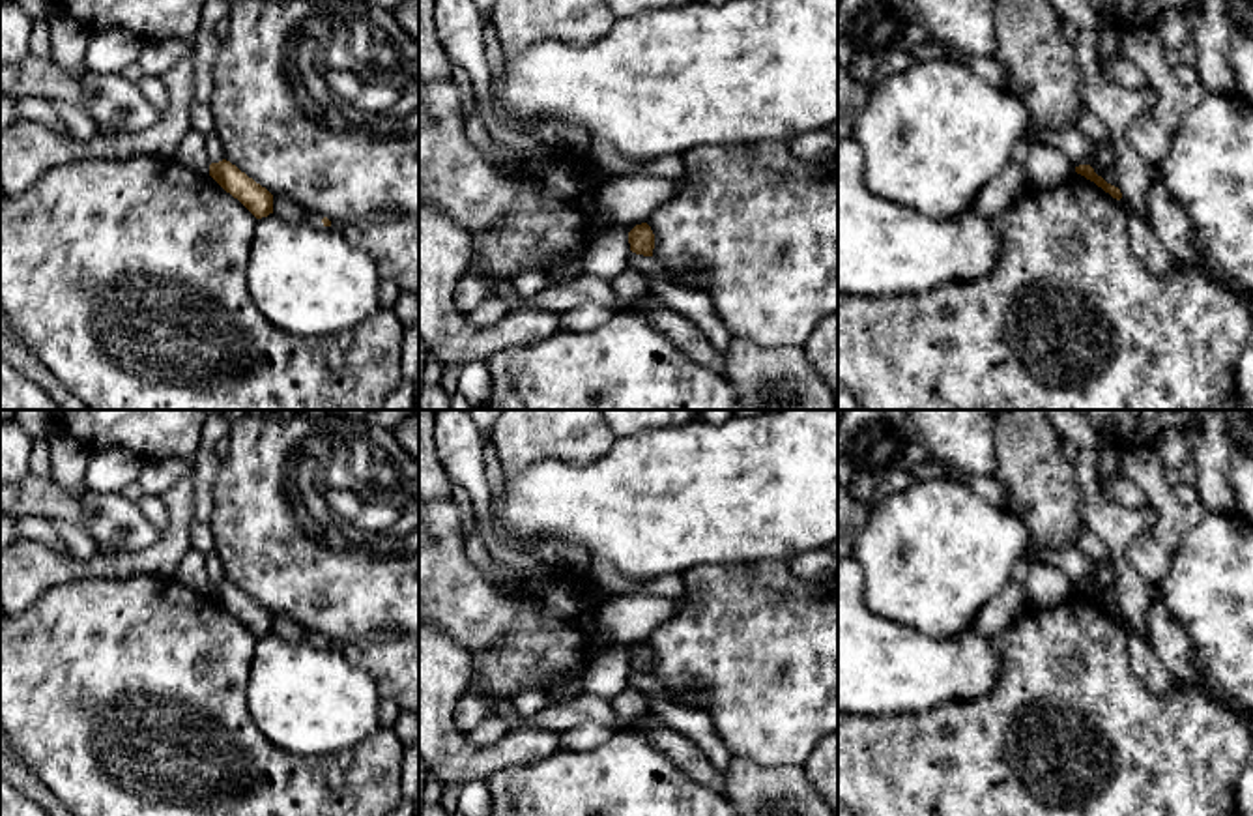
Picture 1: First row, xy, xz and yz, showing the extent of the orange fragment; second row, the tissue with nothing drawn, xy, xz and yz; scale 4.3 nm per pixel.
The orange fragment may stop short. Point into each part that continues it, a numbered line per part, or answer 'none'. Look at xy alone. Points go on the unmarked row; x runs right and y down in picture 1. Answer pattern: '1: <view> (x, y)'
none

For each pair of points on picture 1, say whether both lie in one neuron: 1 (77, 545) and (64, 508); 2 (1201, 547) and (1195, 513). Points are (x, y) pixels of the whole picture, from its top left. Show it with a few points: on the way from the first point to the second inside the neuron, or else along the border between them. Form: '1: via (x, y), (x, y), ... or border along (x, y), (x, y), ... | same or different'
1: border along (51, 519), (62, 519), (83, 528) | different
2: border along (1207, 511), (1180, 539), (1171, 562) | different

